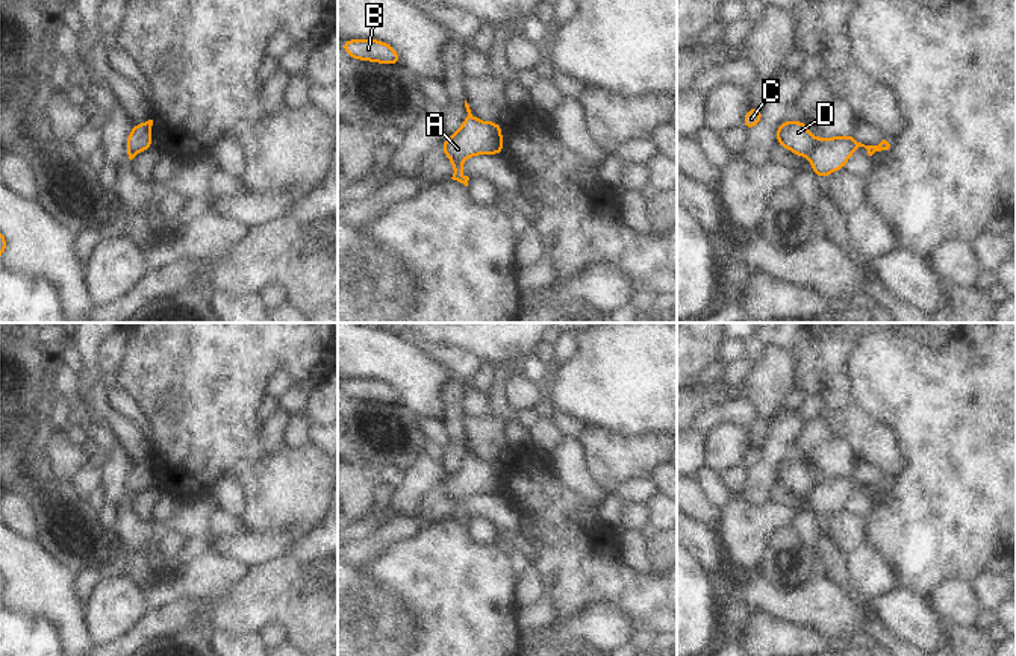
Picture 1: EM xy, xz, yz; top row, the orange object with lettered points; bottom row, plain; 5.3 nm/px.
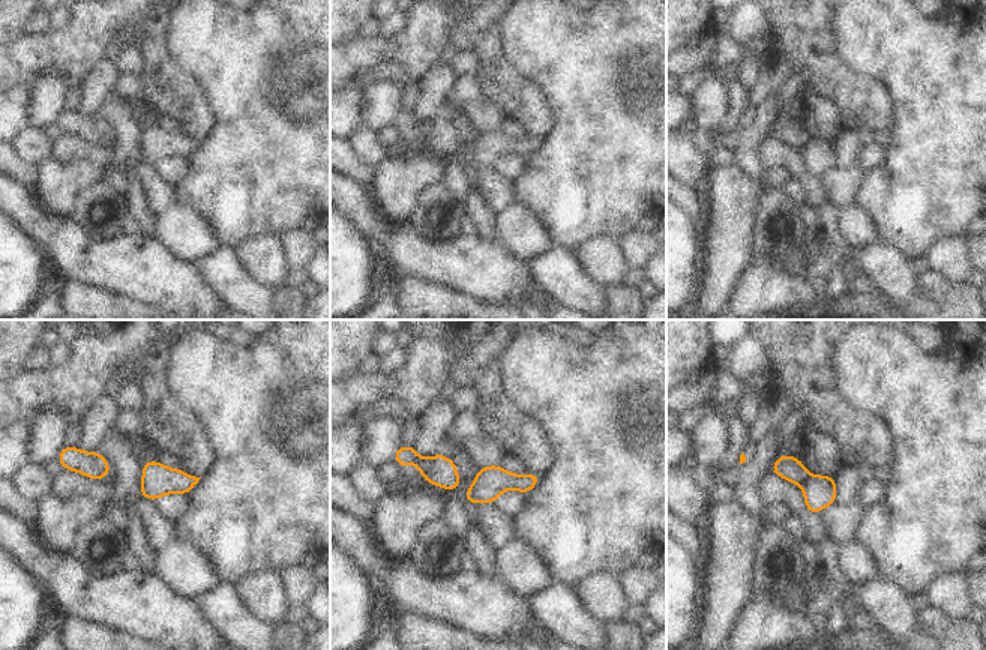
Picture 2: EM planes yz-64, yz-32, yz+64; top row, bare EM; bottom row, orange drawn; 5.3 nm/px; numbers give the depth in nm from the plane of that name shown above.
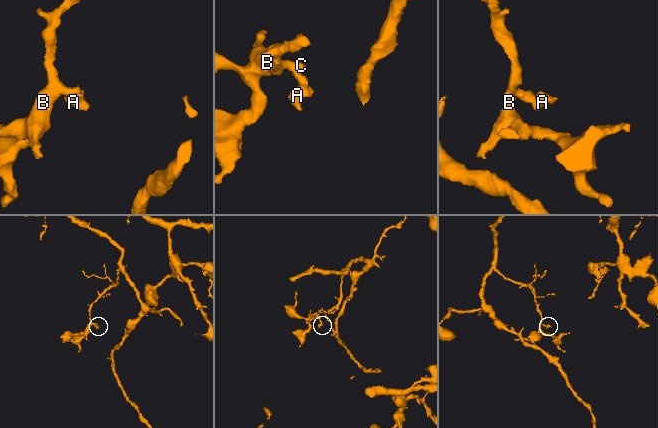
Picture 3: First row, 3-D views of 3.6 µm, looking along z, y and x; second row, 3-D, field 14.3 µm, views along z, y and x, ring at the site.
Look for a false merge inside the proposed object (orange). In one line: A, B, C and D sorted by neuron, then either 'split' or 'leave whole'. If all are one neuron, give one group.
A / B C D; split

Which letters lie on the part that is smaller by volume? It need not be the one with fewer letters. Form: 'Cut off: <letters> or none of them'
Cut off: A

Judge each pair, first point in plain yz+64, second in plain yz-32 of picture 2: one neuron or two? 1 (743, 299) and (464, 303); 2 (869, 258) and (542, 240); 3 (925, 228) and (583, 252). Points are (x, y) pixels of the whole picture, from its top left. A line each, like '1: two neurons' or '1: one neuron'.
1: one neuron
2: two neurons
3: two neurons

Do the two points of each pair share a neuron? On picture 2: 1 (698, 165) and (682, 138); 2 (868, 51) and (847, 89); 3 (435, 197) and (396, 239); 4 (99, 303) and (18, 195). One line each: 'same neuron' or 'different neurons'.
1: same neuron
2: different neurons
3: different neurons
4: different neurons

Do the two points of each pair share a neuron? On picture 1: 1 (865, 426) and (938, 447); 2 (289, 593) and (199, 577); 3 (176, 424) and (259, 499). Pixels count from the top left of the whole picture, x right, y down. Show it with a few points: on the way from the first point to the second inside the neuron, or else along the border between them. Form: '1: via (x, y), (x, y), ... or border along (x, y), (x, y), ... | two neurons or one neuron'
1: border along (865, 411), (894, 435), (904, 461), (901, 468) | two neurons
2: border along (252, 567), (233, 588), (220, 597), (206, 600) | two neurons
3: via (200, 424), (252, 474) | one neuron

